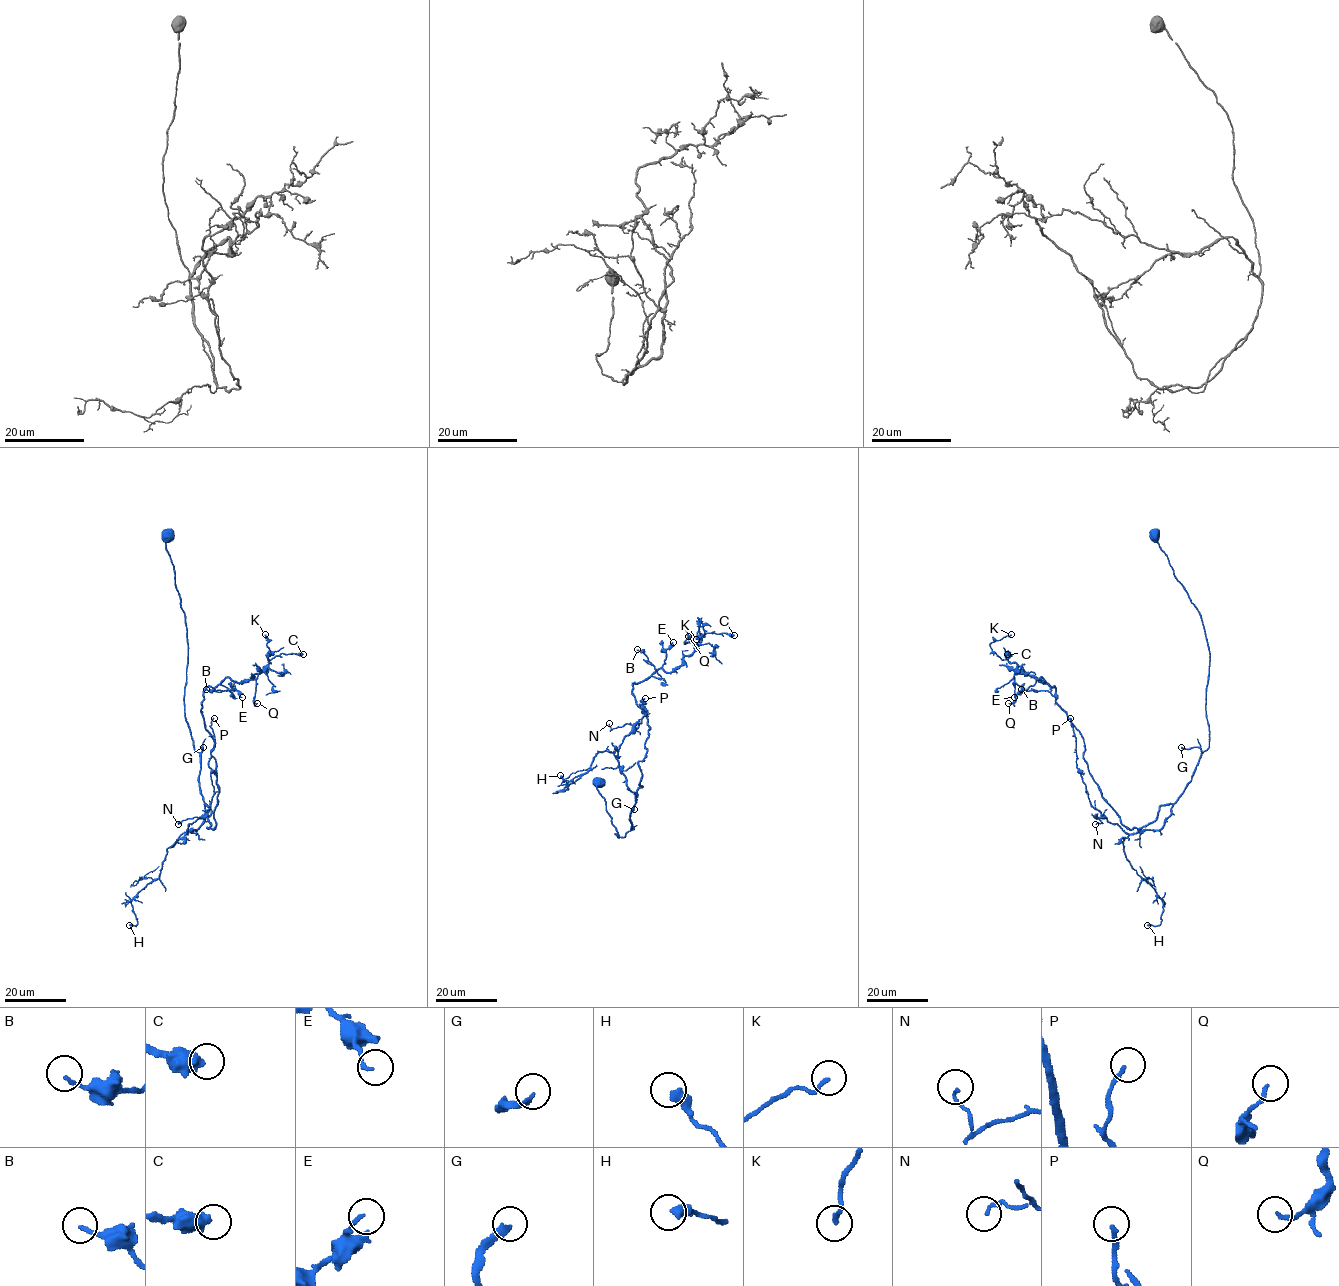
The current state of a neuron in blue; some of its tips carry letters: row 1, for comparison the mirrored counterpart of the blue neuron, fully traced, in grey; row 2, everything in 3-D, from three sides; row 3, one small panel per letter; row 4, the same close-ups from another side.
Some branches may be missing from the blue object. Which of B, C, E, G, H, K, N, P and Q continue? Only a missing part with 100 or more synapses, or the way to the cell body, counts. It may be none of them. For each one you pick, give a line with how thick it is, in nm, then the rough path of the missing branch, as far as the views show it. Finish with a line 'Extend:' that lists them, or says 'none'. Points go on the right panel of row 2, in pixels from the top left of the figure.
Extend: none

